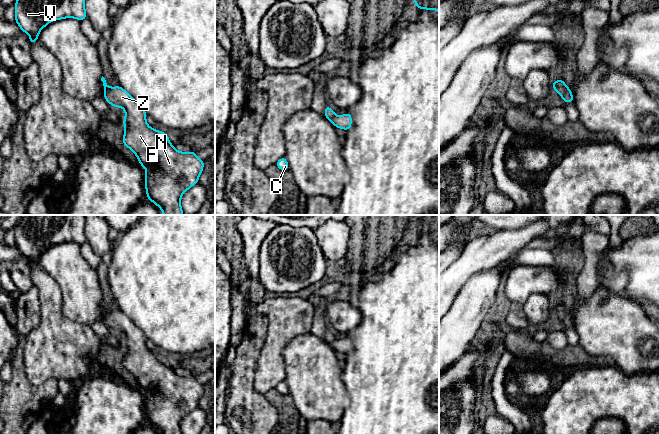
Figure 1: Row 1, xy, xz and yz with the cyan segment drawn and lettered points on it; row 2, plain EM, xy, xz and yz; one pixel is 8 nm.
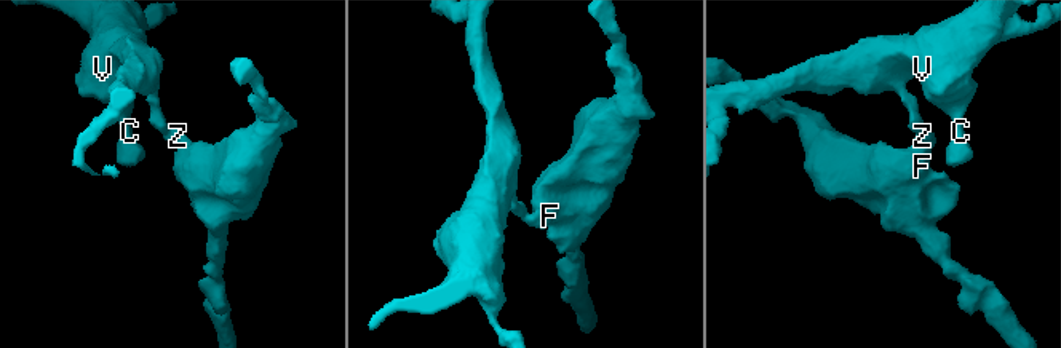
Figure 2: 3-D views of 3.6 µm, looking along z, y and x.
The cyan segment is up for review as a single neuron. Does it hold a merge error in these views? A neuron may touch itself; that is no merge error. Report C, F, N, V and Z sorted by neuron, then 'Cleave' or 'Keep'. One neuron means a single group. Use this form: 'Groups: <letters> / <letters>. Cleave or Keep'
Groups: C V / F N Z. Cleave

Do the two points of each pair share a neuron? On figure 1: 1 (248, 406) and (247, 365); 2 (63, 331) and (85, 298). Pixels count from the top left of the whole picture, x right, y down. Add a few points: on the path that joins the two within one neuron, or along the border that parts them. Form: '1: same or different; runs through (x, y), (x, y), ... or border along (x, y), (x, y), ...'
1: same; runs through (246, 396), (246, 375)
2: different; border along (62, 298), (62, 312), (68, 318), (90, 326)

